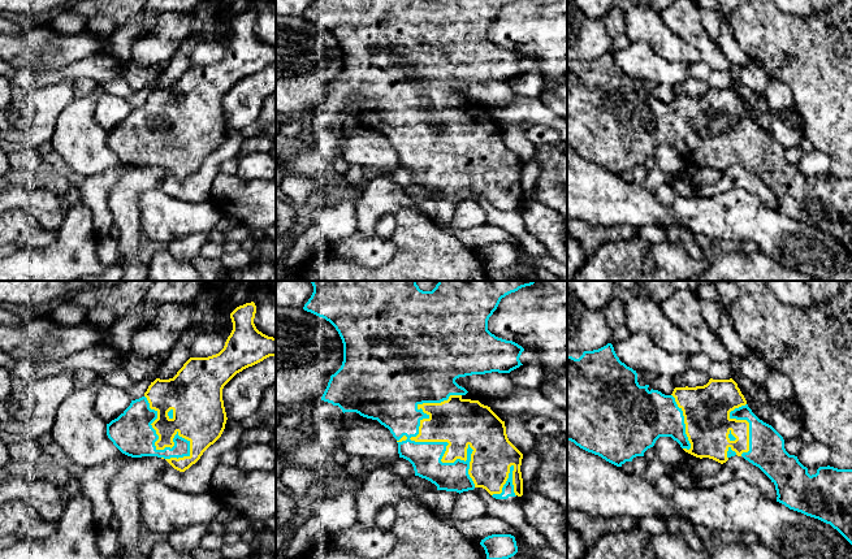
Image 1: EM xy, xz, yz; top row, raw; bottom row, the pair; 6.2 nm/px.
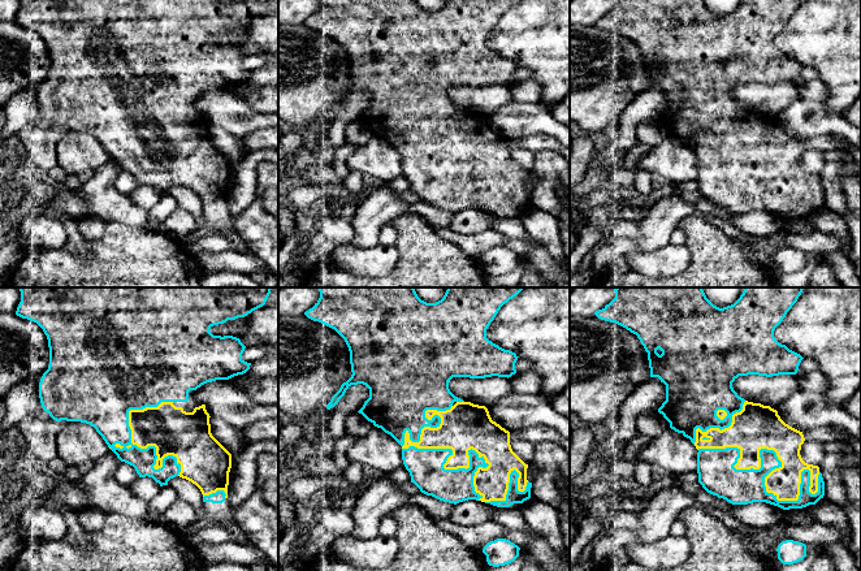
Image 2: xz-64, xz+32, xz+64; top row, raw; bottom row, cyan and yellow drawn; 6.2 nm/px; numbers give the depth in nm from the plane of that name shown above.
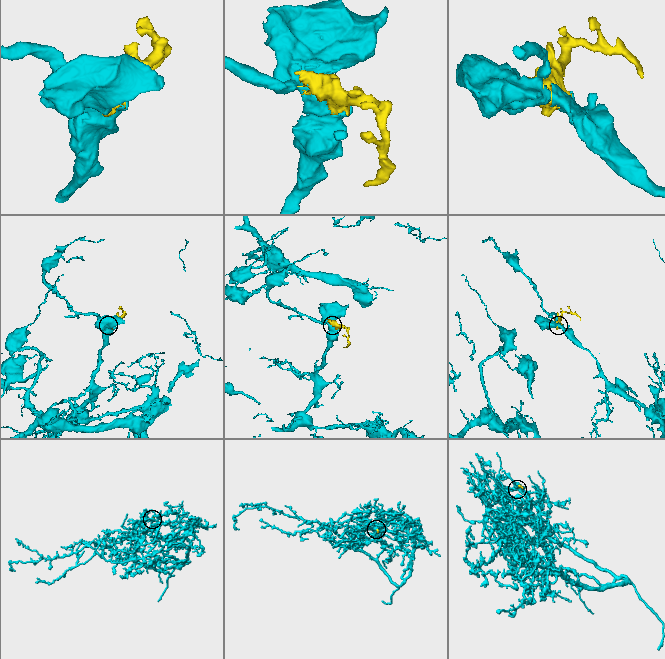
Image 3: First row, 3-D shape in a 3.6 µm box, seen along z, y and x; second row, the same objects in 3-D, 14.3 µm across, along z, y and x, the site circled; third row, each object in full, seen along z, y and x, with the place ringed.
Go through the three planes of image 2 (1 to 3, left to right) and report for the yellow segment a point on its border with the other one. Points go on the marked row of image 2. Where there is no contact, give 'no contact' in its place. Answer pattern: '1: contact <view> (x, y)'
1: contact xz-64 (155, 451)
2: contact xz+32 (442, 449)
3: contact xz+64 (781, 462)

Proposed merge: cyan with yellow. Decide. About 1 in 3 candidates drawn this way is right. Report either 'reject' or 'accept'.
accept

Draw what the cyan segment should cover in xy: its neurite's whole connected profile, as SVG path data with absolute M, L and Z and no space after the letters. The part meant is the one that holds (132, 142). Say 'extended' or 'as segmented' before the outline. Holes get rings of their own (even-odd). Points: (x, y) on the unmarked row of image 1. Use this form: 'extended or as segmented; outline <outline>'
extended; outline M254 10L237 16L230 27L233 39L224 57L208 66L190 66L173 87L156 87L144 104L107 133L107 144L113 153L131 166L157 165L174 178L185 181L222 143L226 121L222 109L224 95L239 81L269 65L276 65L276 47L259 40L254 32Z

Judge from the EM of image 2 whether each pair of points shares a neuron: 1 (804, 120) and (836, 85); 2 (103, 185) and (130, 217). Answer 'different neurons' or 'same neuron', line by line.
1: different neurons
2: same neuron

